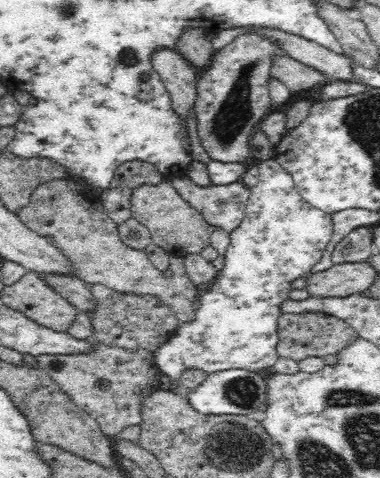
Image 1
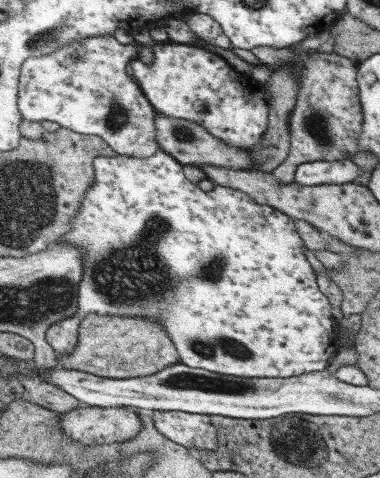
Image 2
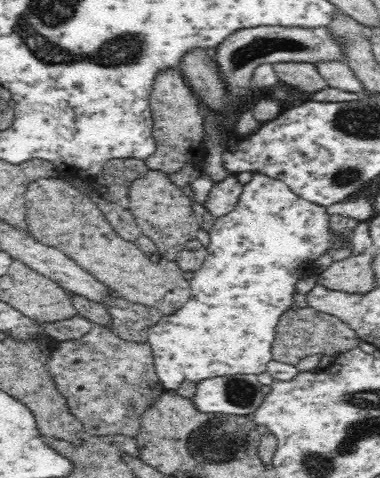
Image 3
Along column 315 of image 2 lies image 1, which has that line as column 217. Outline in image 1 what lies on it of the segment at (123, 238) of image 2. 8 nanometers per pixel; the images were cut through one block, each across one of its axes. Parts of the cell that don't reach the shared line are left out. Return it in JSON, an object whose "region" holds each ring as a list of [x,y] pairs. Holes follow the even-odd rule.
{"region":[[[272,158],[262,162],[260,166],[260,182],[258,186],[250,188],[250,198],[246,206],[246,216],[242,226],[228,234],[230,246],[226,250],[226,270],[220,278],[220,284],[204,296],[204,304],[198,310],[198,316],[190,324],[180,326],[180,336],[164,342],[162,348],[154,352],[156,366],[162,374],[166,374],[172,382],[182,378],[186,370],[204,370],[208,374],[226,372],[226,370],[266,370],[276,364],[280,358],[278,354],[278,318],[282,316],[282,304],[288,300],[292,288],[290,282],[306,276],[326,254],[328,244],[332,242],[334,234],[334,220],[330,212],[318,210],[310,206],[296,190],[292,174],[284,170]]]}

